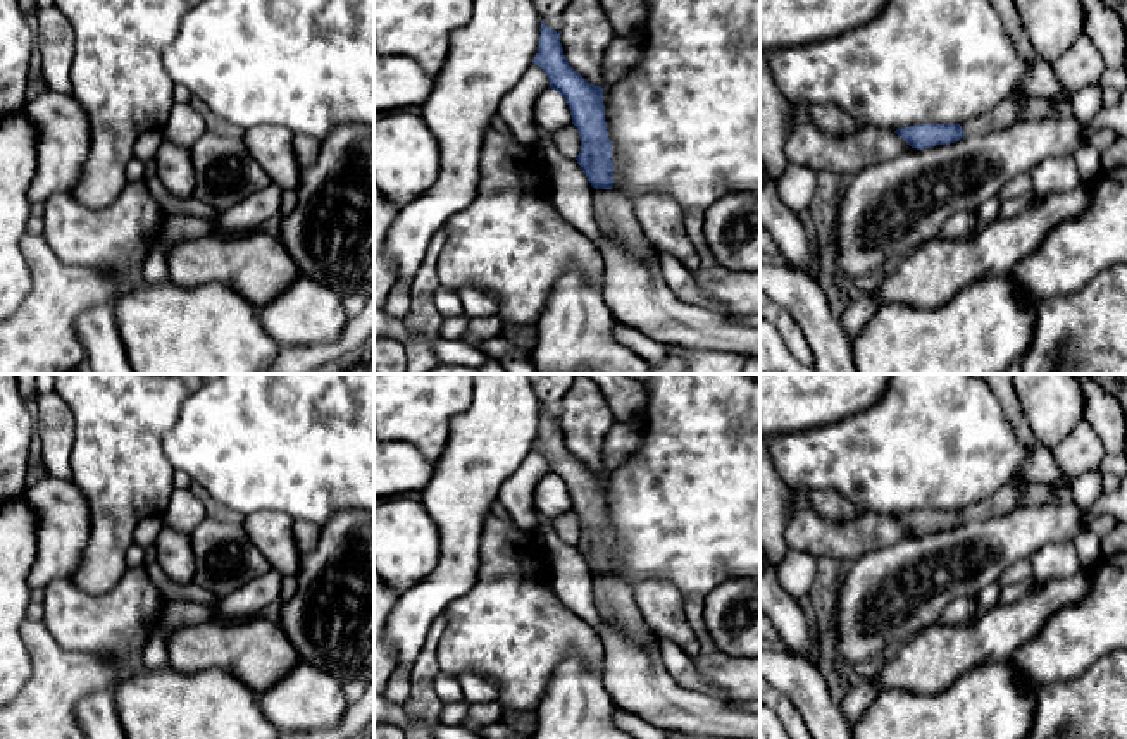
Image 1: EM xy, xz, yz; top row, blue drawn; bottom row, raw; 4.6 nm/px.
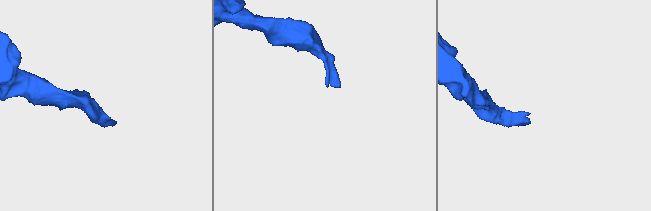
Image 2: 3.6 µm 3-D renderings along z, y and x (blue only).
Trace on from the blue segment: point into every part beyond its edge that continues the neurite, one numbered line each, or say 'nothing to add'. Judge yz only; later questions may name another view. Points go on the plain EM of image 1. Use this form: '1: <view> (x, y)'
1: yz (1005, 500)

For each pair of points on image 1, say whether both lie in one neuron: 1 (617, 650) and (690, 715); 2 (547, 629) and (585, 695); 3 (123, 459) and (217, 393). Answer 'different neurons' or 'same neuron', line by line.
1: same neuron
2: different neurons
3: different neurons

